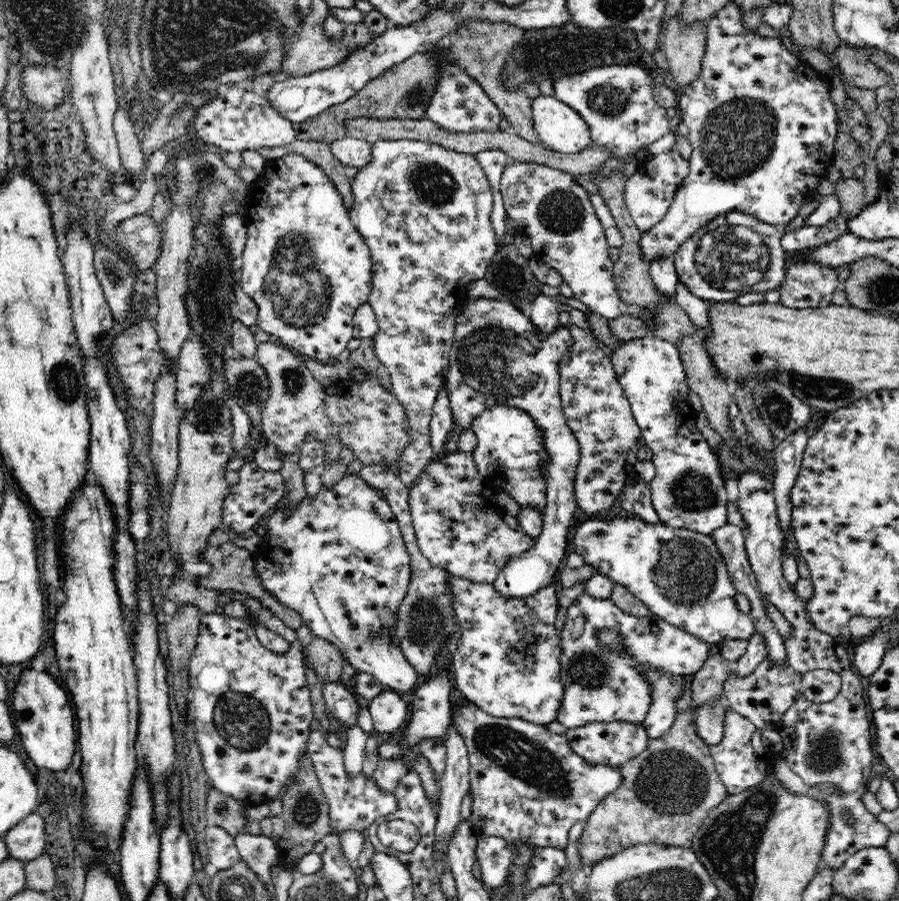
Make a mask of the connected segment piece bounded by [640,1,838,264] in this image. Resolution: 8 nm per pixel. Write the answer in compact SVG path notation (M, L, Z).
M731 1L706 23L706 50L702 56L702 68L698 79L684 85L679 90L679 117L689 128L687 138L693 148L689 158L689 175L681 182L679 189L675 192L672 204L664 215L664 219L654 225L649 232L641 234L640 250L643 253L643 258L648 260L649 264L654 260L660 260L660 258L670 258L674 261L674 254L680 250L682 243L686 242L696 230L704 228L704 225L724 213L734 211L748 213L756 217L757 220L774 226L789 224L798 216L800 208L814 198L818 192L818 184L827 178L827 172L833 166L834 146L836 138L838 138L836 135L838 134L838 113L836 113L836 104L832 102L832 96L829 95L828 78L815 73L809 63L788 51L786 45L783 44L782 36L774 39L761 37L757 32L748 32L743 26L743 15L743 10L737 8L735 2Z

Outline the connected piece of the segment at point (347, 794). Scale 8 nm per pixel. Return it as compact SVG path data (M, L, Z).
M320 731L310 732L308 736L308 756L317 773L327 803L329 804L329 817L331 820L331 832L340 837L346 830L366 831L376 818L396 812L398 801L392 793L382 791L374 778L368 778L364 774L358 774L351 778L346 771L342 751L328 745L327 738Z

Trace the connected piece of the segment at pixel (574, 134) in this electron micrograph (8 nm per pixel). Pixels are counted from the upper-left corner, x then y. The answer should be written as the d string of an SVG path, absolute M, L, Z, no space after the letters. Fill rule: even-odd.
M539 95L531 102L534 132L545 148L577 153L591 144L589 126L582 117L554 95Z

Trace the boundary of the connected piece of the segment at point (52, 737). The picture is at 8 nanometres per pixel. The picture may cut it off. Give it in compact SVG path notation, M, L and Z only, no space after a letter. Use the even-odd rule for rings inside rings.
M24 668L12 697L17 735L20 736L26 754L43 772L64 772L76 752L75 712L66 692L62 682L54 679L46 669L37 672Z

